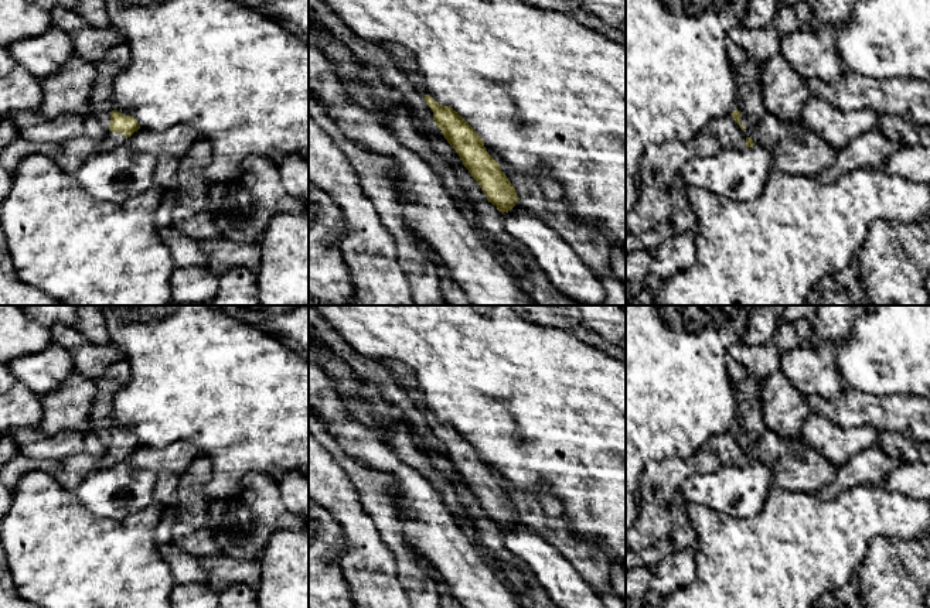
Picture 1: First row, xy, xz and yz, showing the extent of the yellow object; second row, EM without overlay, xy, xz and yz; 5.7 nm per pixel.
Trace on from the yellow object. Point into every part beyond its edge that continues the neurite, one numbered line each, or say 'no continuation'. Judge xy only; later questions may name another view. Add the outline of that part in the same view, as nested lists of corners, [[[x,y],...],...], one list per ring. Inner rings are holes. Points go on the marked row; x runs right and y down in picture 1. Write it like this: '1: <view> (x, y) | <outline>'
1: xy (112, 140) | [[[109,130],[108,136],[98,144],[98,148],[108,150],[126,143],[126,136]]]

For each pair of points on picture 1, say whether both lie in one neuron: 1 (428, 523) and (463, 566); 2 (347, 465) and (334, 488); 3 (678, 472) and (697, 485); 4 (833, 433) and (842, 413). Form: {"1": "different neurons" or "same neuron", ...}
{"1": "same neuron", "2": "different neurons", "3": "different neurons", "4": "different neurons"}

